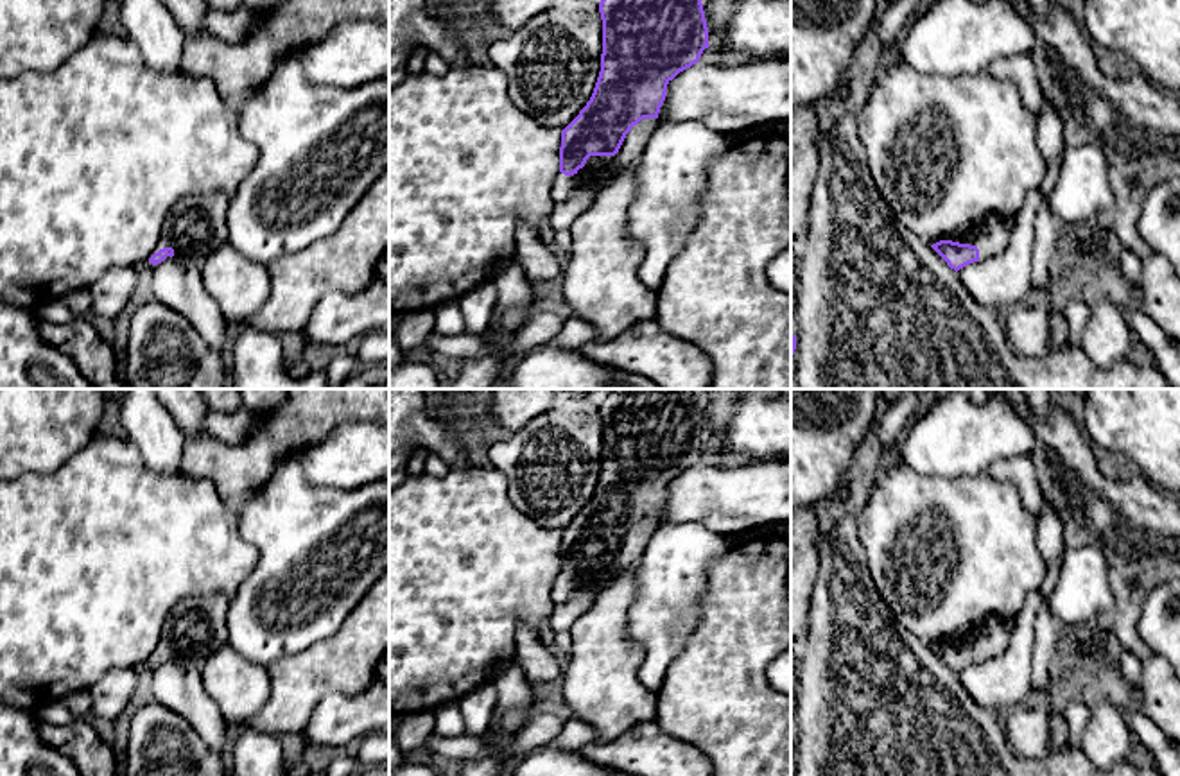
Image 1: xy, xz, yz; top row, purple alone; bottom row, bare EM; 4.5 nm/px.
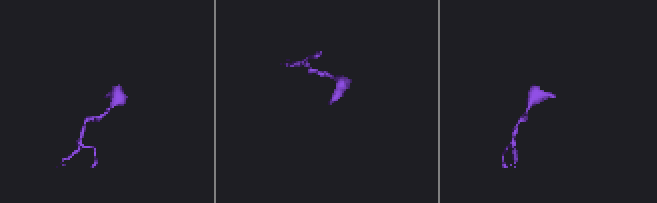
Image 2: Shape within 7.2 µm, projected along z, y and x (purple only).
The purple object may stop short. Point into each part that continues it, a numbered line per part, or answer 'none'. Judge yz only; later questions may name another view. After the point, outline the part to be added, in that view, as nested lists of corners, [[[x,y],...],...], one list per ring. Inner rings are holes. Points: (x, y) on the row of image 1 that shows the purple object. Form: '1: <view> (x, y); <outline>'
1: yz (992, 239); [[[992,217],[990,224],[981,231],[974,233],[965,244],[979,249],[979,262],[1001,253],[1010,240],[1013,224],[999,217]]]

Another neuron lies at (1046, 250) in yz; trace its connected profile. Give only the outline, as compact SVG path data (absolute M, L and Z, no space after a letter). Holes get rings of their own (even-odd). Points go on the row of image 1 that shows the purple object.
M1062 156L1047 165L1047 174L1040 186L1044 201L1038 206L1037 219L1033 222L1033 256L1031 256L1031 283L1038 292L1047 292L1053 287L1053 263L1060 256L1058 246L1058 220L1051 215L1047 197L1051 195L1058 174Z

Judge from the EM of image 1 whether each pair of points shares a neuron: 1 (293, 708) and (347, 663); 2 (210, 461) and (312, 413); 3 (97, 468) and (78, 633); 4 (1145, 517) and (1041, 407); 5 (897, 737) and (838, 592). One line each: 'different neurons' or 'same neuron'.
1: same neuron
2: same neuron
3: same neuron
4: different neurons
5: same neuron

